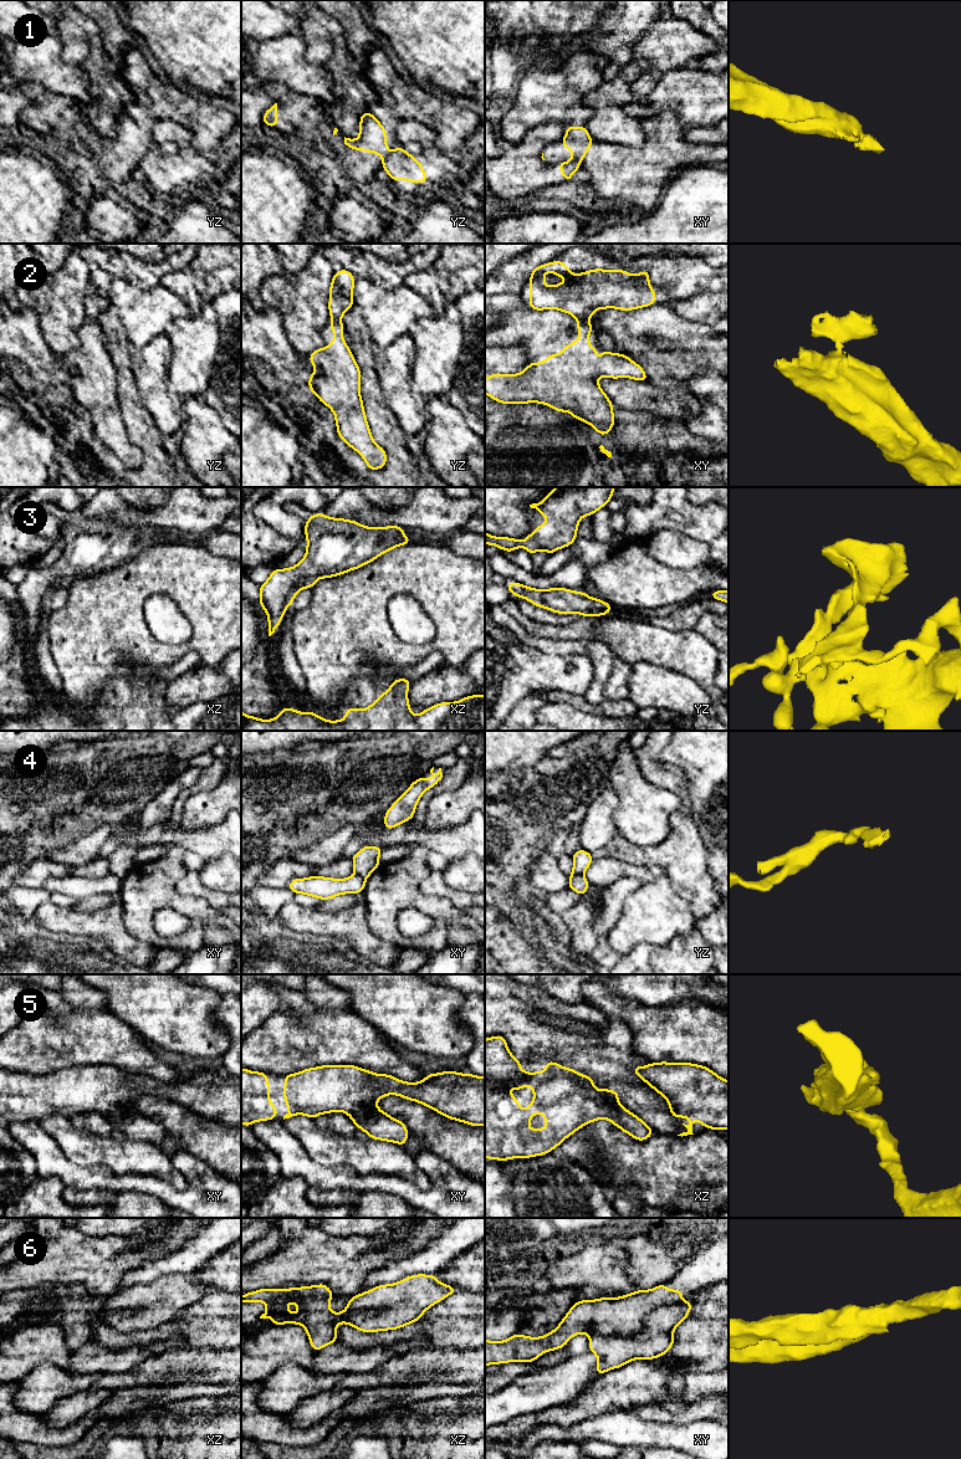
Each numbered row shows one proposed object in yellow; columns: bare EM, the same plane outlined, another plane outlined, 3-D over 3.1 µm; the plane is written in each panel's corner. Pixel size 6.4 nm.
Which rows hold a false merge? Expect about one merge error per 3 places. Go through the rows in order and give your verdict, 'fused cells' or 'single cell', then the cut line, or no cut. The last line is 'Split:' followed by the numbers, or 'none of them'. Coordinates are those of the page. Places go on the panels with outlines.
1: fused cells | xy (572, 159), (578, 162)
2: fused cells | xy (577, 318), (587, 322)
3: single cell | no cut
4: fused cells | yz (582, 874), (572, 874), (570, 876)
5: single cell | no cut
6: fused cells | xy (680, 1300), (654, 1309), (634, 1332), (589, 1335)
Split: 1, 2, 4, 6

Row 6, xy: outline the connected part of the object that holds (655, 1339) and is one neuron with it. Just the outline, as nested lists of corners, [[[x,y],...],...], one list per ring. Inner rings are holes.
[[[689,1300],[661,1306],[650,1312],[643,1329],[635,1333],[589,1335],[589,1350],[598,1357],[595,1372],[619,1368],[634,1360],[654,1360],[664,1356],[674,1345],[674,1330],[691,1311]]]

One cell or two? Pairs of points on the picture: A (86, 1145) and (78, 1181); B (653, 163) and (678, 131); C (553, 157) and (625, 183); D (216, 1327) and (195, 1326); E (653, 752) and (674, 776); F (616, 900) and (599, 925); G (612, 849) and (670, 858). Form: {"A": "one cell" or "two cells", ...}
{"A": "two cells", "B": "one cell", "C": "one cell", "D": "one cell", "E": "one cell", "F": "one cell", "G": "one cell"}

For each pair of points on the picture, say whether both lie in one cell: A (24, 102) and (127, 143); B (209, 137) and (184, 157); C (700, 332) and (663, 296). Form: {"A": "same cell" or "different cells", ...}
{"A": "different cells", "B": "different cells", "C": "different cells"}

